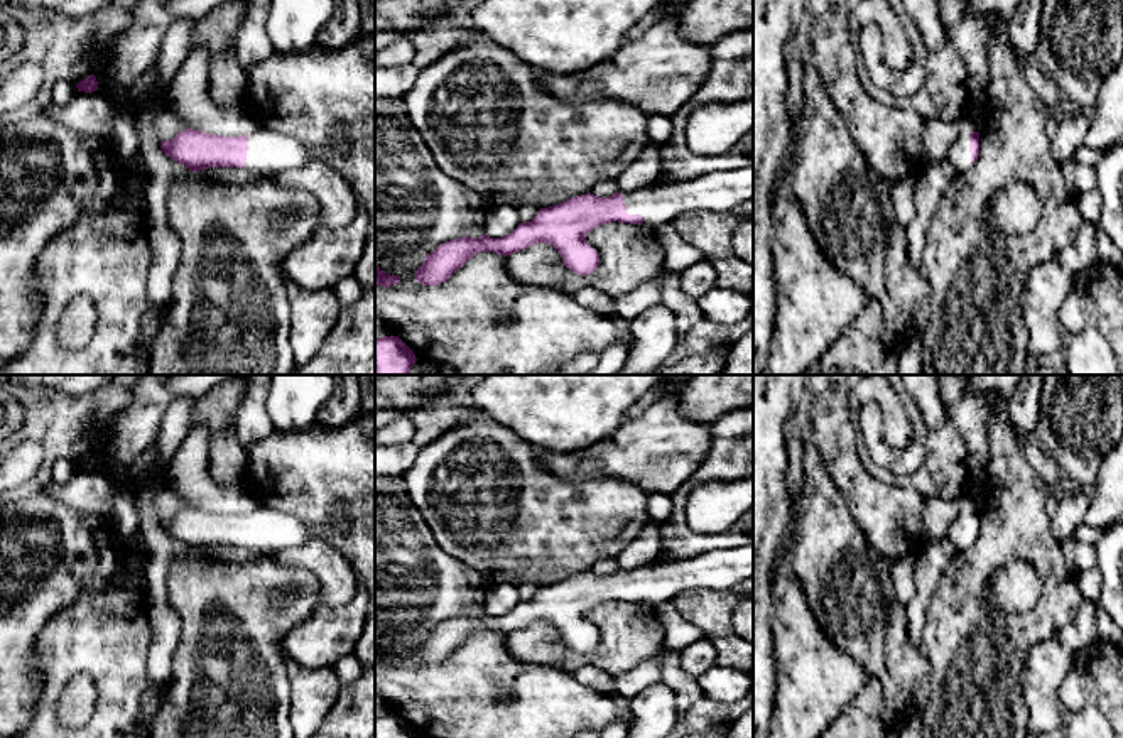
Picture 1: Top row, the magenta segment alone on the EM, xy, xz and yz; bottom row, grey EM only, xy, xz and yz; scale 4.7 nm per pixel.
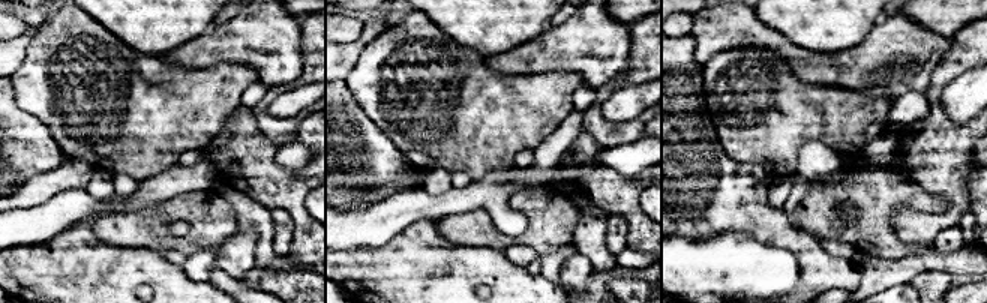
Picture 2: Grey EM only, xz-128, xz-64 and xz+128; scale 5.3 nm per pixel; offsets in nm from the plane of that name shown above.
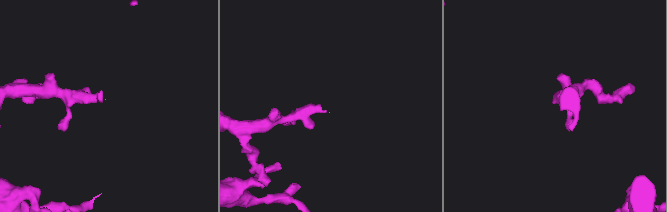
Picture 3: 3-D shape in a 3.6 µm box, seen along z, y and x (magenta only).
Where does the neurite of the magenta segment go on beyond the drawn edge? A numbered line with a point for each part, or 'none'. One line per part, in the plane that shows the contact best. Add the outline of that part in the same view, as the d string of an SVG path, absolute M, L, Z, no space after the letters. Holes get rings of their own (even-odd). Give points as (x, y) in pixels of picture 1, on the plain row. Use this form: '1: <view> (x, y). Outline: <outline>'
1: xz (720, 569). Outline: M753 539L740 547L718 549L681 561L664 561L623 572L628 593L642 593L643 603L672 601L681 591L724 591L753 578Z

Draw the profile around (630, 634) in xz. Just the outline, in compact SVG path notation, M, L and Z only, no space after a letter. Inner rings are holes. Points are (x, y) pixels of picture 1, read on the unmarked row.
M611 600L588 610L586 621L599 633L599 643L589 654L567 647L549 621L515 630L505 635L505 643L520 662L551 665L571 674L593 665L615 677L657 657L664 648L665 630L654 605Z

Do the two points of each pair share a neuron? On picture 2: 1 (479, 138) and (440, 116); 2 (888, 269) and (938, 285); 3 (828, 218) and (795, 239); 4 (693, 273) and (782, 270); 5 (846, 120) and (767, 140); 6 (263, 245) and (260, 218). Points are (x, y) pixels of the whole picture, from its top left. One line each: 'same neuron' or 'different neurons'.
1: same neuron
2: different neurons
3: different neurons
4: same neuron
5: same neuron
6: same neuron

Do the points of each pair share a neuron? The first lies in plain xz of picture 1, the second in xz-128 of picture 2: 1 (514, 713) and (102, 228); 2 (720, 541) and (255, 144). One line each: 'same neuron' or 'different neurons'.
1: different neurons
2: different neurons

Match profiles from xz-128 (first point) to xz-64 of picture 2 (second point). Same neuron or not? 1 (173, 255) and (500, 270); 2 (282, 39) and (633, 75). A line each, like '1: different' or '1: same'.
1: different
2: different

